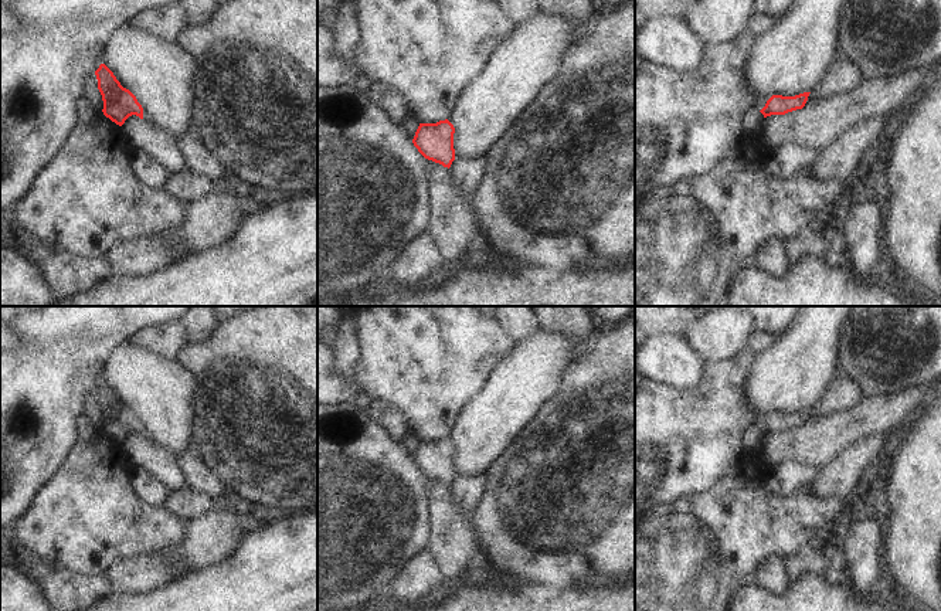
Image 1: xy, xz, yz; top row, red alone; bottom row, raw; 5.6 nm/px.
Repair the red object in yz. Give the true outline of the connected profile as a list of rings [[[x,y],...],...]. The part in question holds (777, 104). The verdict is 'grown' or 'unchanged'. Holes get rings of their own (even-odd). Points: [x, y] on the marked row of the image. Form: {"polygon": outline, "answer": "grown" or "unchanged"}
{"polygon": [[[804,92],[795,96],[772,95],[765,106],[760,111],[764,118],[771,115],[785,115],[788,112],[802,109],[811,92]]], "answer": "unchanged"}

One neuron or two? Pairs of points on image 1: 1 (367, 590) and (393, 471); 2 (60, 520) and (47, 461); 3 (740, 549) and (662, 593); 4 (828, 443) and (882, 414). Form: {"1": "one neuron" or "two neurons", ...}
{"1": "one neuron", "2": "two neurons", "3": "one neuron", "4": "one neuron"}

